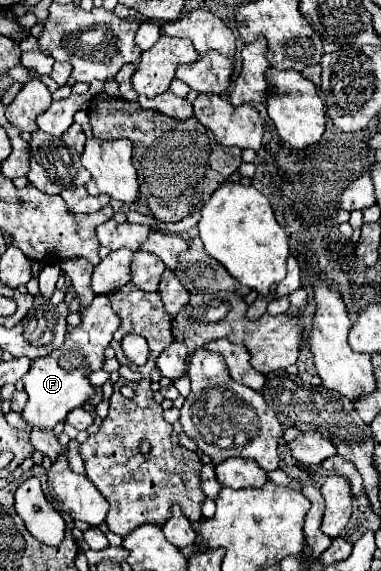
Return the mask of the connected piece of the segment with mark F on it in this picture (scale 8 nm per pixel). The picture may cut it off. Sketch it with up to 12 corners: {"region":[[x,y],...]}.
{"region":[[100,294],[22,378],[22,418],[52,430],[94,394],[120,318]]}

